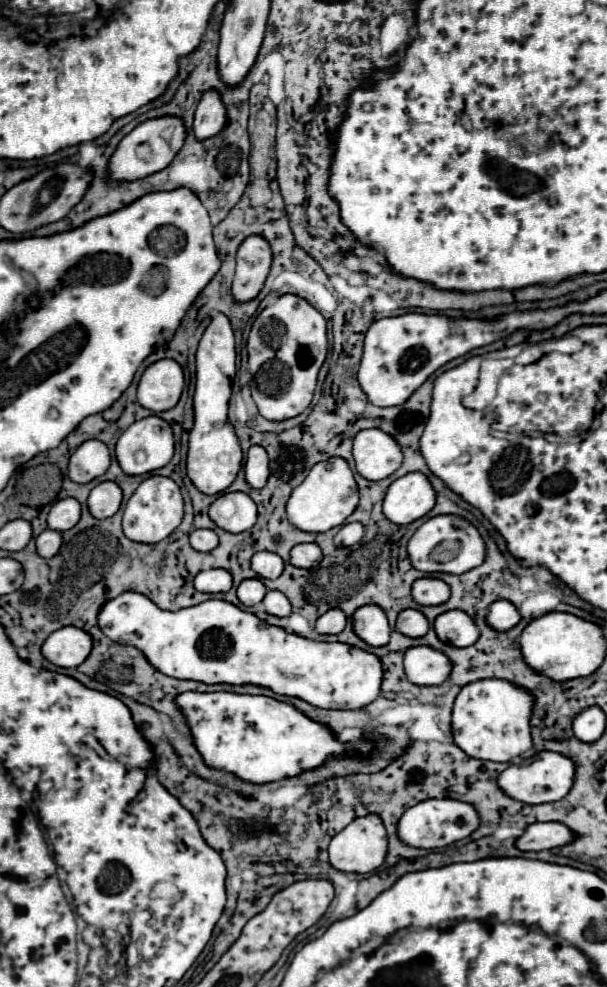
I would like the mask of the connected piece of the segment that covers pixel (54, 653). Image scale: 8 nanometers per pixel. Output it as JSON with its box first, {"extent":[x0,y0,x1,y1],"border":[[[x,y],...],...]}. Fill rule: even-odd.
{"extent":[42,626,92,668],"border":[[[64,626],[50,634],[42,646],[42,654],[56,666],[76,668],[92,650],[92,638],[76,626]]]}

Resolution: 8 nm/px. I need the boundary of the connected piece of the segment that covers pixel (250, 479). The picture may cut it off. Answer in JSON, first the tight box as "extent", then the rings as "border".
{"extent":[244,446,268,488],"border":[[[250,446],[248,454],[246,454],[244,472],[246,472],[246,482],[252,488],[262,488],[266,484],[266,480],[268,480],[268,454],[262,446]]]}

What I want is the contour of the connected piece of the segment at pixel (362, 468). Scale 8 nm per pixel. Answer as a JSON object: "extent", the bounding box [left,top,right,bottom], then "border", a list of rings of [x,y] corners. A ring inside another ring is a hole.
{"extent":[354,428,402,480],"border":[[[378,428],[360,430],[354,438],[356,470],[366,480],[382,480],[394,474],[402,464],[402,450],[390,434]]]}

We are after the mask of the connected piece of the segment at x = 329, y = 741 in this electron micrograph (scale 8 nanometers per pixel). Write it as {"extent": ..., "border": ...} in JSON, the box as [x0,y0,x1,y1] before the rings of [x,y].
{"extent":[176,692,372,784],"border":[[[184,692],[176,698],[176,704],[190,724],[196,748],[200,750],[204,762],[214,768],[224,768],[254,784],[266,784],[300,774],[302,770],[320,766],[332,754],[344,754],[348,750],[368,754],[372,750],[370,742],[366,740],[340,742],[332,736],[328,726],[316,724],[294,706],[268,696],[244,696],[234,692]]]}

